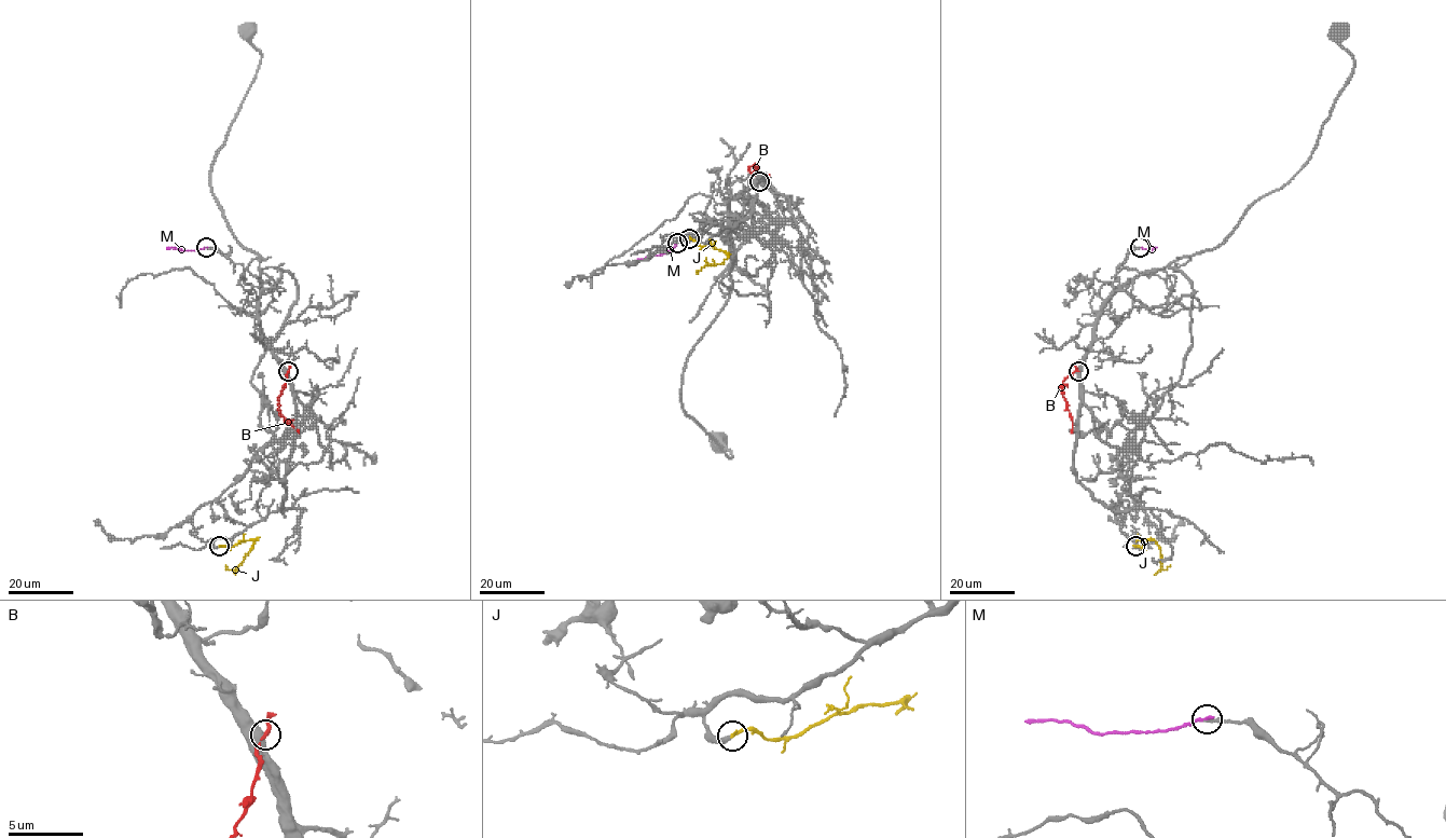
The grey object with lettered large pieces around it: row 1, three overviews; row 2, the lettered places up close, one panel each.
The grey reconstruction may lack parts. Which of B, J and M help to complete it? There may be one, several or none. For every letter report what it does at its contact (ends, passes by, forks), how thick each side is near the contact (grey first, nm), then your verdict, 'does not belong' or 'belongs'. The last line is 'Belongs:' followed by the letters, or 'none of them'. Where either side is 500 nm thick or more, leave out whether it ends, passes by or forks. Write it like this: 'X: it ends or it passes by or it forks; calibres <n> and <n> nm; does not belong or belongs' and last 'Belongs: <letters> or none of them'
B: calibres 800 and 130 nm; does not belong
J: it ends; calibres 400 and 240 nm; belongs
M: it ends; calibres 220 and 240 nm; does not belong
Belongs: J

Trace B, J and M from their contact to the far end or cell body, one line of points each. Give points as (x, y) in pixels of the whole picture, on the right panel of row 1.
B: (1078, 371), (1062, 383), (1073, 423), (1070, 433)
J: (1135, 546), (1142, 547), (1143, 543), (1153, 539), (1160, 552), (1160, 567), (1166, 568), (1170, 565)
M: (1140, 248), (1152, 251), (1156, 248)

